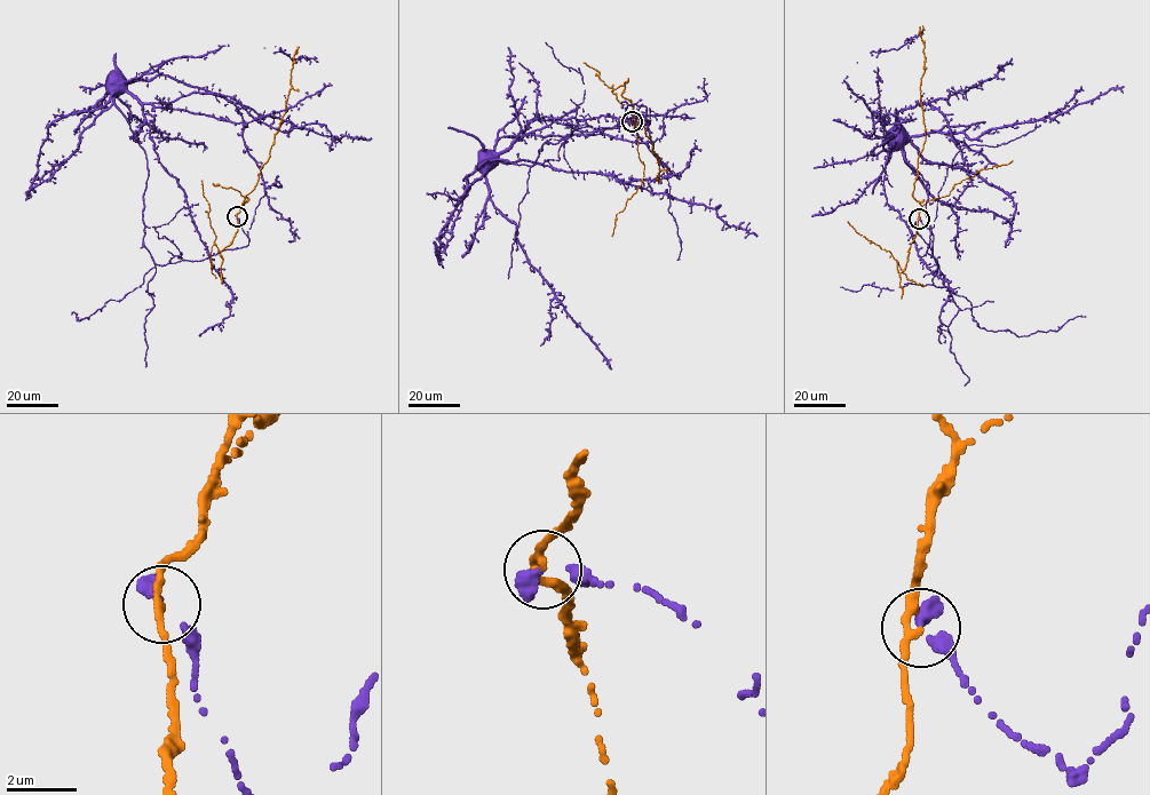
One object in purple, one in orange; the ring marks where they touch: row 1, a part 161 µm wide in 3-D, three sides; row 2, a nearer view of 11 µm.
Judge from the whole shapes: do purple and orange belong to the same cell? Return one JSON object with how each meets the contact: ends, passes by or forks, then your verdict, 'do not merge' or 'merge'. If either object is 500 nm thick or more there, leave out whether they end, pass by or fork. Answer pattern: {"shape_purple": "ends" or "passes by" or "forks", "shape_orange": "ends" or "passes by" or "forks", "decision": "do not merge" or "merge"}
{"shape_purple": "ends", "shape_orange": "passes by", "decision": "do not merge"}

